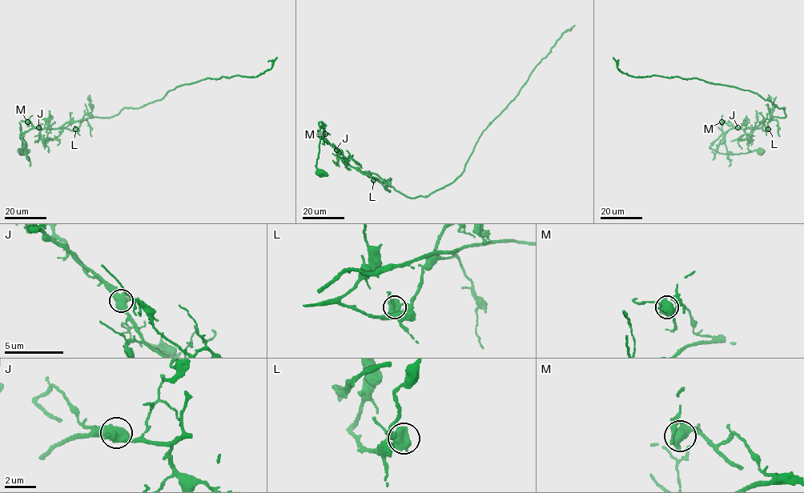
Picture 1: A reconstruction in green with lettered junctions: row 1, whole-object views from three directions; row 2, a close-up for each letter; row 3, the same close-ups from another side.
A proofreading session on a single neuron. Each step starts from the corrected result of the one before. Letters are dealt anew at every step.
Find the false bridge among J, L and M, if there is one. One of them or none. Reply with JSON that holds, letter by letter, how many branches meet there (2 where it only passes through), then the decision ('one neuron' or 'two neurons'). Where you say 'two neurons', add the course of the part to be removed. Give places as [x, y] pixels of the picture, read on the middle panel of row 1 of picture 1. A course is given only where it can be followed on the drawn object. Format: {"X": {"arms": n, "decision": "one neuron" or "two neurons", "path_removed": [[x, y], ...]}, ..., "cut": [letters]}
{"J": {"arms": 2, "decision": "one neuron"}, "L": {"arms": 2, "decision": "one neuron"}, "M": {"arms": 2, "decision": "one neuron"}, "cut": []}

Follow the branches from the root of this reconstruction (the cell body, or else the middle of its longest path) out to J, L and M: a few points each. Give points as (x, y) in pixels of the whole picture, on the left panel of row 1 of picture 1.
J: (22, 151), (18, 150), (22, 154), (21, 149), (24, 147), (20, 134), (38, 127)
L: (22, 151), (18, 150), (22, 154), (21, 149), (24, 147), (20, 134), (30, 129), (75, 129)
M: (22, 151), (18, 150), (22, 154), (21, 149), (24, 147), (20, 134), (33, 127), (32, 123), (27, 122)

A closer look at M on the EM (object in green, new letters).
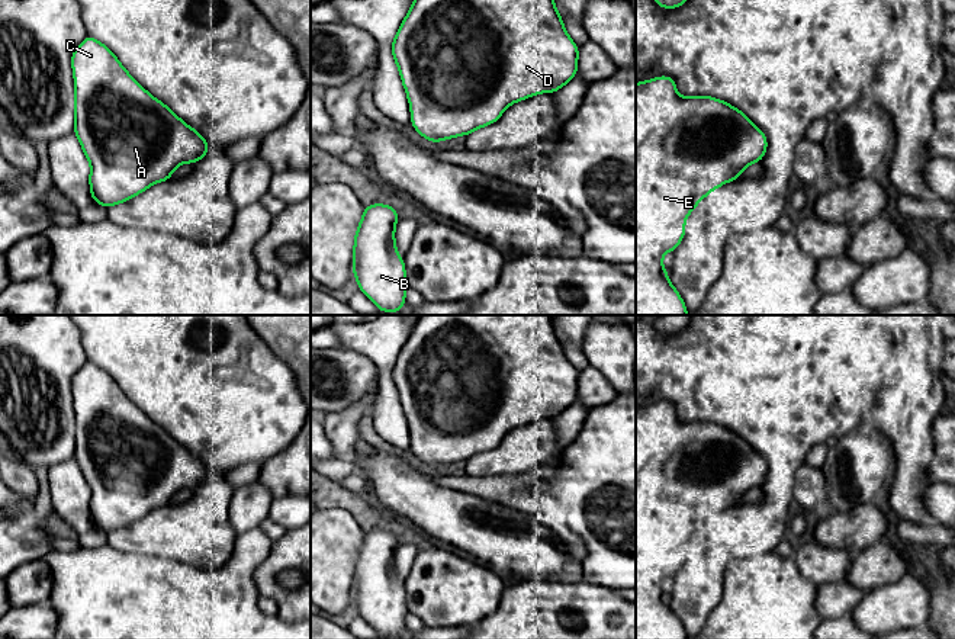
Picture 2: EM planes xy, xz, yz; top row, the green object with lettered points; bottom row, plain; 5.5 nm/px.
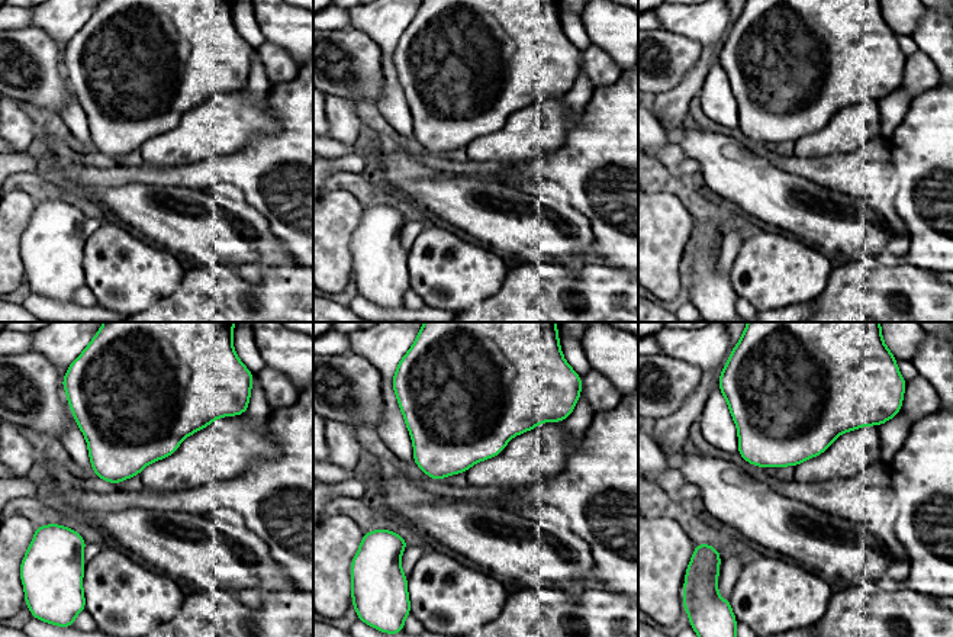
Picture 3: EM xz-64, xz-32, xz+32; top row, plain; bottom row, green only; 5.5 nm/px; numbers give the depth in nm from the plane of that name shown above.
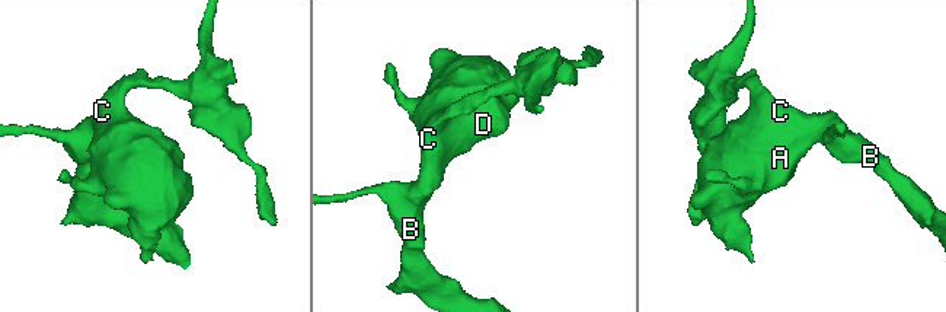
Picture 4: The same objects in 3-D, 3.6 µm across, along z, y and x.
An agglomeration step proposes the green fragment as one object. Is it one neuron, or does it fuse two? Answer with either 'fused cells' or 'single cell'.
single cell

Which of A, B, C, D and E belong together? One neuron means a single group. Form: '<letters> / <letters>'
A B C D E

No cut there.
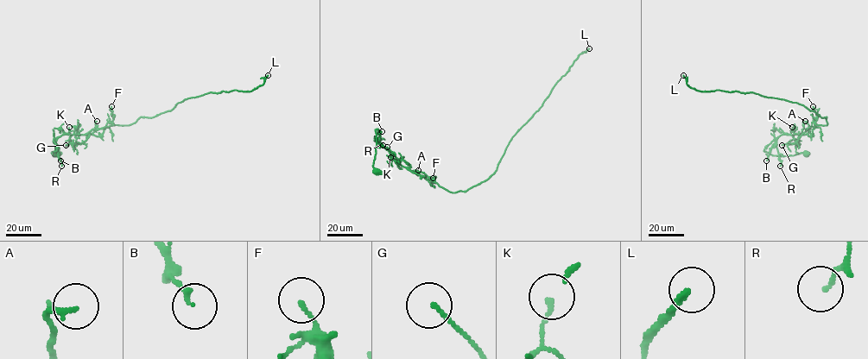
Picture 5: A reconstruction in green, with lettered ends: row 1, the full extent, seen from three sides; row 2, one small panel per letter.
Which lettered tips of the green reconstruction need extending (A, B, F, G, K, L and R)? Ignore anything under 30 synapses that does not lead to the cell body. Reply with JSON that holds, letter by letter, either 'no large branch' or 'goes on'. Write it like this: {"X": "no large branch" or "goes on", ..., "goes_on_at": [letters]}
{"A": "no large branch", "B": "no large branch", "F": "no large branch", "G": "no large branch", "K": "no large branch", "L": "goes on", "R": "no large branch", "goes_on_at": ["L"]}

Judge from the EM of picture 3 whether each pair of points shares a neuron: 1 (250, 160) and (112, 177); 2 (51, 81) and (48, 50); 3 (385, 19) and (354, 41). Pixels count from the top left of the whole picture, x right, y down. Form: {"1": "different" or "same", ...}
{"1": "same", "2": "same", "3": "different"}

